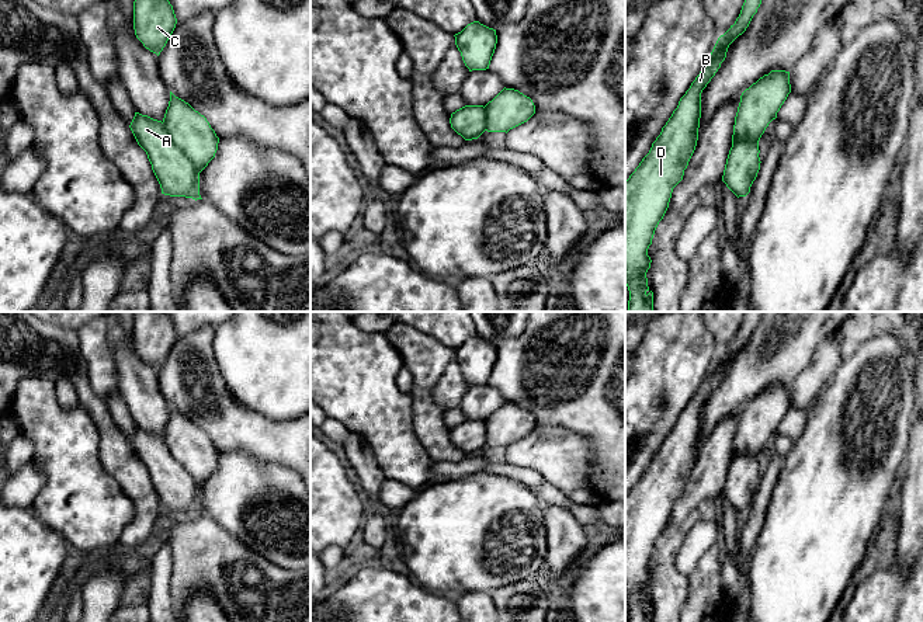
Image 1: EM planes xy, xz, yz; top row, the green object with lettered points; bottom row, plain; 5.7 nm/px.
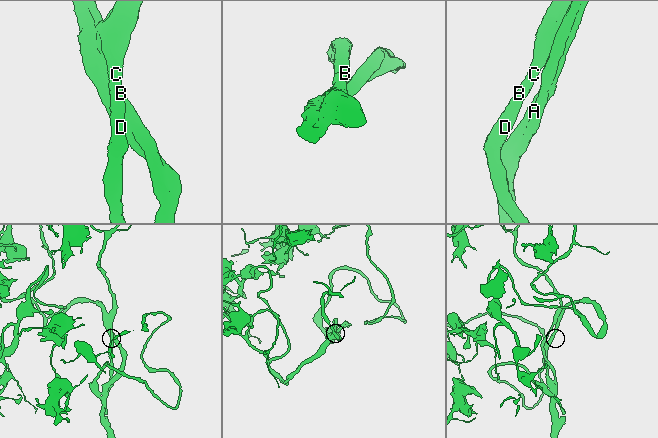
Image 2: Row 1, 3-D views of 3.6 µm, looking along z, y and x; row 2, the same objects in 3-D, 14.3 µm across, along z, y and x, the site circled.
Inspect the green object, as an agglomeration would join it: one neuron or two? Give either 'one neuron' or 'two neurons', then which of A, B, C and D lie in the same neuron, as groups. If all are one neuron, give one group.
one neuron | A B C D

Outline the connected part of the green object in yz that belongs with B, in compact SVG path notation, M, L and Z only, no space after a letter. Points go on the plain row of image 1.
M746 312L735 338L718 352L708 376L680 413L677 423L652 458L649 468L625 496L625 600L628 622L653 622L648 601L648 563L663 534L673 503L683 494L695 465L701 407L726 372L729 359L749 341L763 312Z

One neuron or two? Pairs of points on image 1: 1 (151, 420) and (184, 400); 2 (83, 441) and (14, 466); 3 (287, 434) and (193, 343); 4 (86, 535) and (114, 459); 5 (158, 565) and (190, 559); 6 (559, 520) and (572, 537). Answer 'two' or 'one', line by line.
1: two
2: two
3: one
4: two
5: two
6: one

